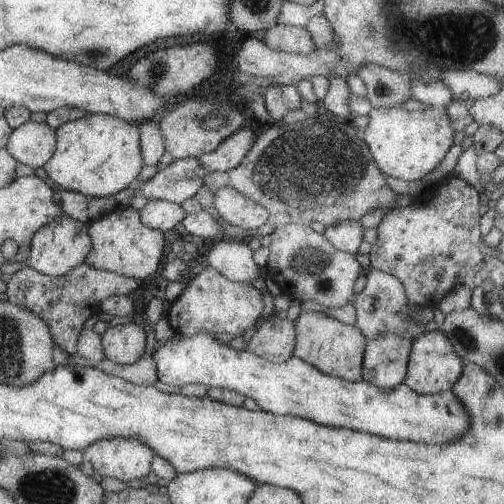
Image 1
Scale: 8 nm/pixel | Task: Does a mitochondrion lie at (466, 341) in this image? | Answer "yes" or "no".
yes

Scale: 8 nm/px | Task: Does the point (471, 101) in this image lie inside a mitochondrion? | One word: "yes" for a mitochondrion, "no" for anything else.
no

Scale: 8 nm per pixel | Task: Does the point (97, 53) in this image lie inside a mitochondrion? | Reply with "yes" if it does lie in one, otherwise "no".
yes

